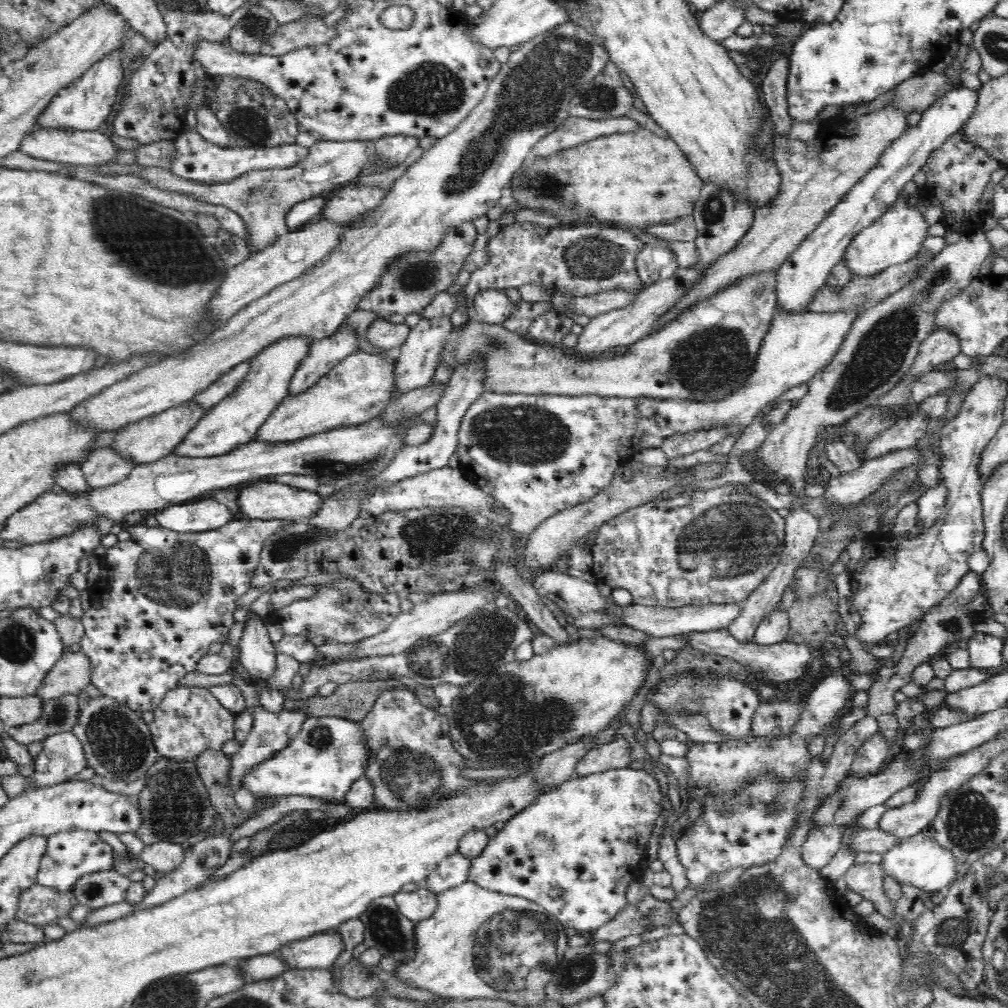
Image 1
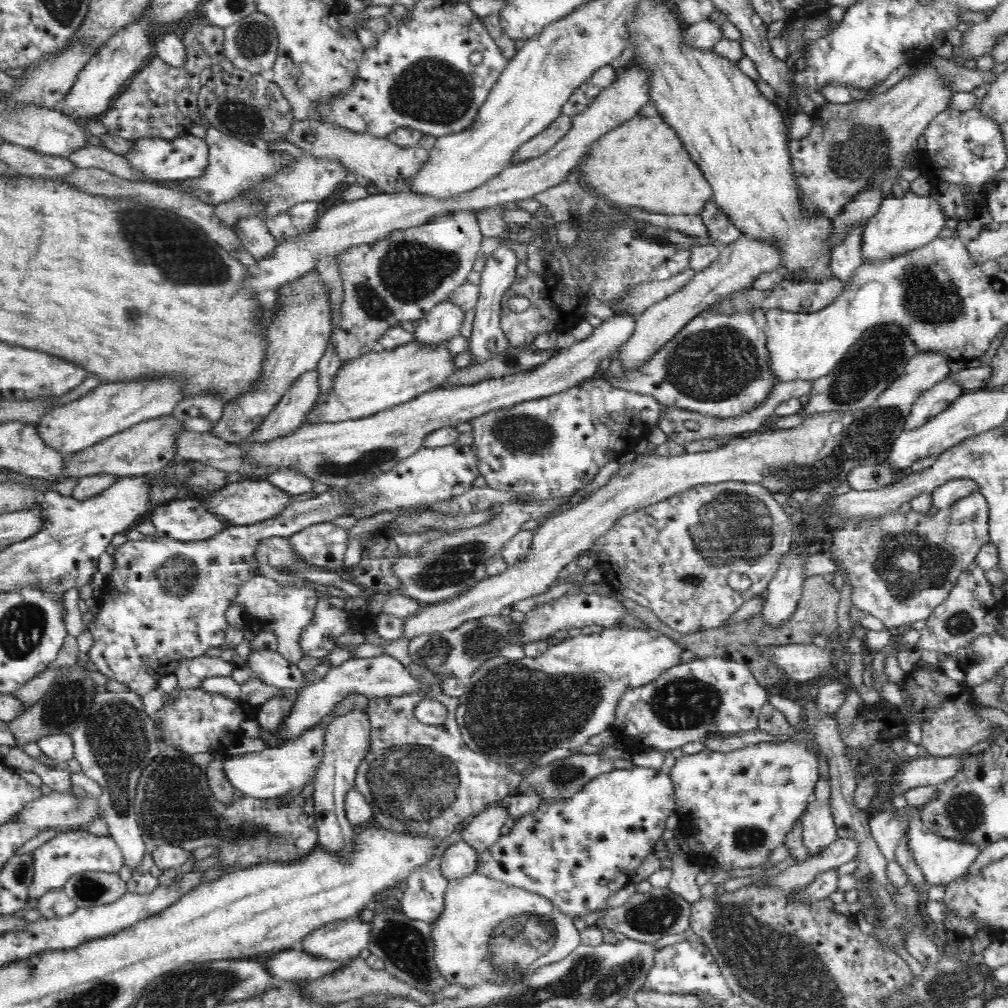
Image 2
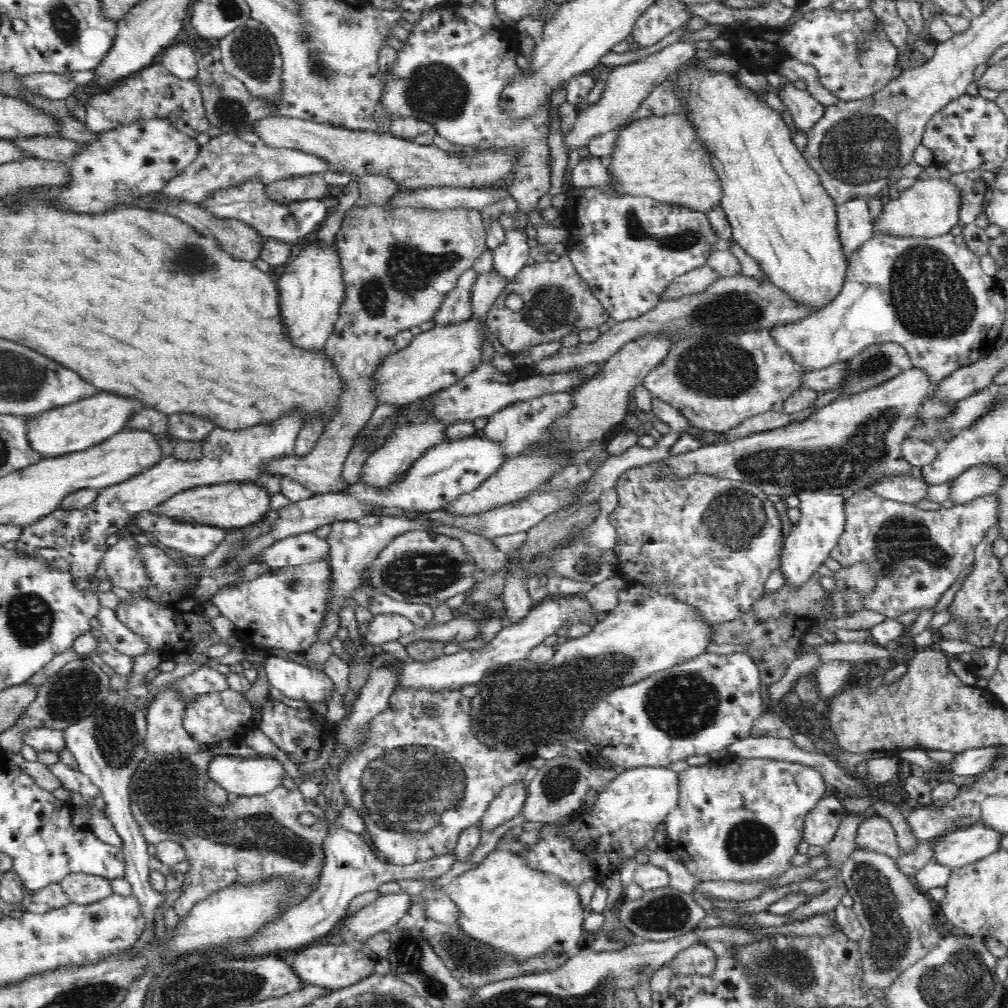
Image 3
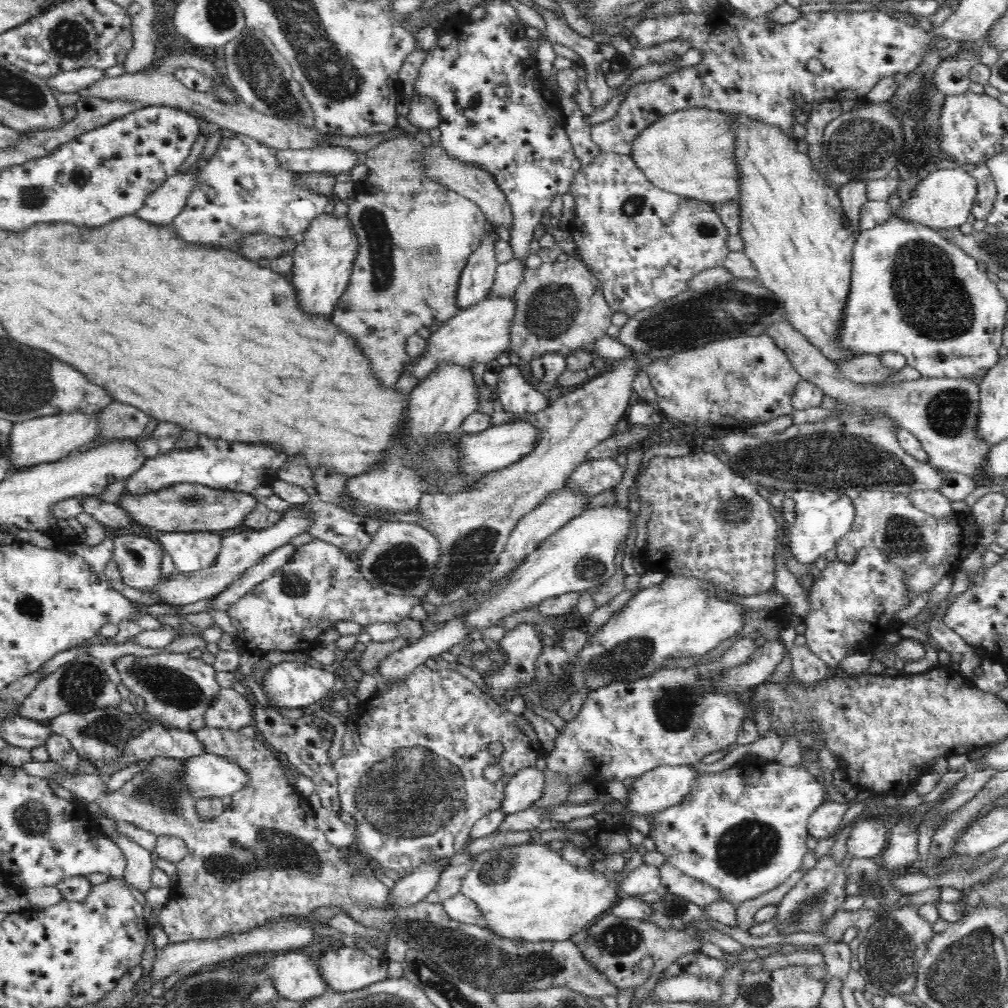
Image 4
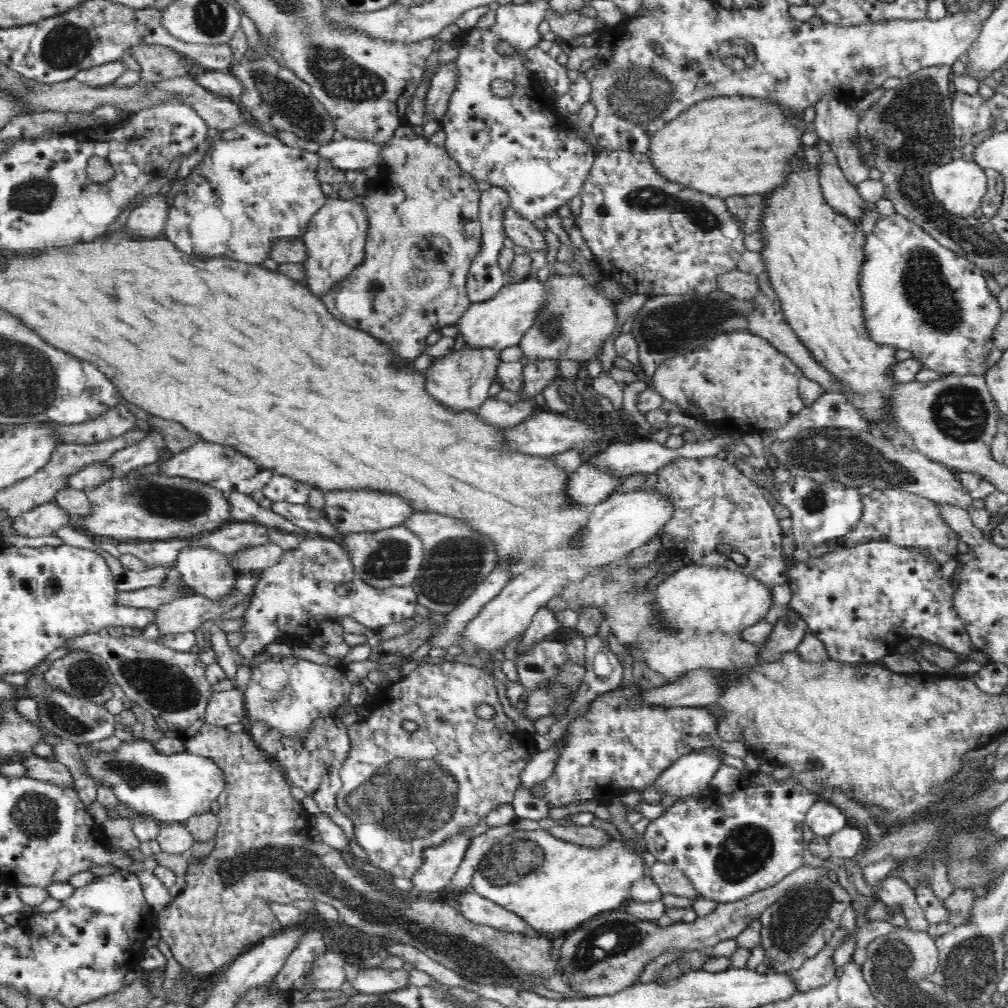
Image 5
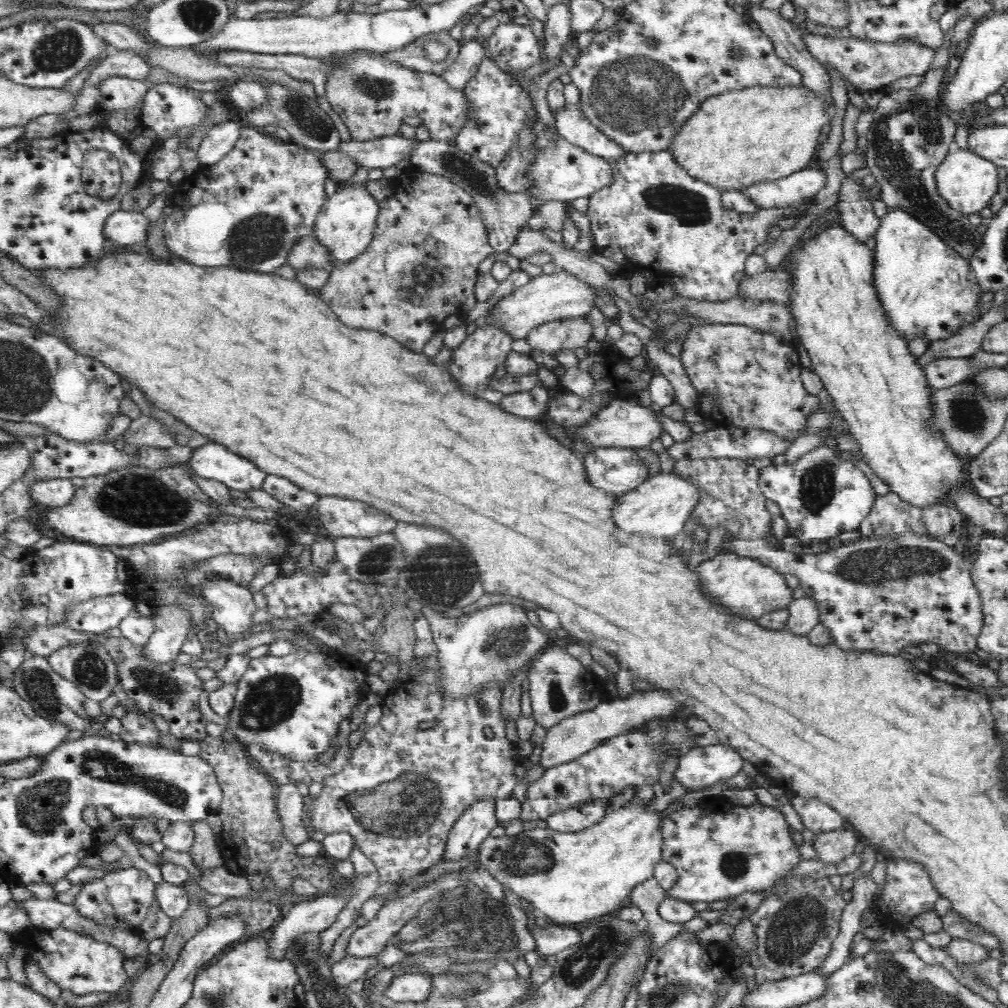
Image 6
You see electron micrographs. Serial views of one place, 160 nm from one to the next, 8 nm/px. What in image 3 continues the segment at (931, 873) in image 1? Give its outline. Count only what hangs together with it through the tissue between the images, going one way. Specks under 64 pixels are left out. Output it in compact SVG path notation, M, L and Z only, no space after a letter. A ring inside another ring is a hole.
M982 823L950 833L935 845L934 862L954 868L978 862L1001 850L1003 836L1002 832Z

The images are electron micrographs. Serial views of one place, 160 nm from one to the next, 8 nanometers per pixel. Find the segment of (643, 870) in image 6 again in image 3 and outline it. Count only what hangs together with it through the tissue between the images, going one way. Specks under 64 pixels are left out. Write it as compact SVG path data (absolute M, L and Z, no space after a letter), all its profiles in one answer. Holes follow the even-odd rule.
M492 851L476 868L452 879L442 890L461 910L460 921L456 924L466 934L514 953L518 959L547 950L572 954L582 947L586 912L578 887L560 875L531 867L521 853Z

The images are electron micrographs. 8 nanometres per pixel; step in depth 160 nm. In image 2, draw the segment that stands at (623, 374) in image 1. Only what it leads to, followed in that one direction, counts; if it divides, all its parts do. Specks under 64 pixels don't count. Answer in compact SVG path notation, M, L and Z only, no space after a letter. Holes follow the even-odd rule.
M757 309L752 313L733 316L702 312L662 351L655 354L647 366L621 379L615 379L611 374L605 379L615 387L654 397L663 407L677 406L719 420L737 418L758 408L770 396L774 386L783 382L773 370L773 360L767 345L767 318L764 311Z

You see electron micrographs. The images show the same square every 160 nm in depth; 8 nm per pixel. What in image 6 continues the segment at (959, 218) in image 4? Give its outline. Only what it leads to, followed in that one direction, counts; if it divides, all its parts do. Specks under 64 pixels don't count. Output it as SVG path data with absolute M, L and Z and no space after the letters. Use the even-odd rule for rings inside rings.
M953 148L946 153L944 160L935 168L935 179L940 195L950 206L965 215L979 213L990 204L990 200L1000 188L999 166L968 149Z

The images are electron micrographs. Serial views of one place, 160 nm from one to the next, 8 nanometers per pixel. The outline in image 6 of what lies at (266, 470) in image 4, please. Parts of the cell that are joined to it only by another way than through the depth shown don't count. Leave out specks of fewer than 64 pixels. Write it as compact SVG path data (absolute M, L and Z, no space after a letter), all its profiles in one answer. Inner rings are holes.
M213 441L193 450L187 462L196 473L241 491L262 488L267 475L250 459L230 452L222 444Z

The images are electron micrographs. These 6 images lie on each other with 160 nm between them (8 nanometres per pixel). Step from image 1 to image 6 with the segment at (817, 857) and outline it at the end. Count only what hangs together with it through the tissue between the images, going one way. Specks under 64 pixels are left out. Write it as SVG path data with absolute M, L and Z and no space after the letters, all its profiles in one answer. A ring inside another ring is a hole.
M792 795L790 804L800 816L804 827L816 834L822 831L843 829L846 826L840 814L818 798L800 798Z

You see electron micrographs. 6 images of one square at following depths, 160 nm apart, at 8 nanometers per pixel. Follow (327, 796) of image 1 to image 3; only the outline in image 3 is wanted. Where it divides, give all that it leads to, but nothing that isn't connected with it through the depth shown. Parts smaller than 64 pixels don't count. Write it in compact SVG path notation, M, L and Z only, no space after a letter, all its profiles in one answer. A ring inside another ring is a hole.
M213 755L205 768L207 779L226 791L231 798L244 796L260 796L270 790L282 786L280 780L286 776L282 764L274 758L242 758L240 756Z

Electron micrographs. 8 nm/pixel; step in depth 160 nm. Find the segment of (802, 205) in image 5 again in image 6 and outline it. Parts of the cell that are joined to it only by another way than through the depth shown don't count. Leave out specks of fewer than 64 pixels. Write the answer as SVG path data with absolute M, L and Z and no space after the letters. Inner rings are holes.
M832 226L828 230L822 230L816 238L812 238L808 244L804 244L804 248L792 258L792 264L786 271L790 271L794 275L794 290L793 302L789 308L794 321L796 323L796 338L799 344L804 346L810 355L812 361L811 368L815 374L822 380L823 385L829 392L829 396L833 398L835 408L840 412L844 420L844 425L848 428L848 432L852 438L856 440L860 446L860 452L864 456L865 462L872 468L874 474L884 480L892 493L897 494L899 500L909 504L910 506L917 506L917 508L932 508L932 506L942 504L946 500L950 500L952 490L958 488L969 488L967 478L967 461L960 458L958 453L947 444L945 440L945 432L937 430L936 428L936 411L934 411L934 403L932 403L932 390L929 379L927 378L925 368L921 366L918 356L914 356L908 348L909 340L905 338L897 330L891 326L891 319L882 303L881 296L876 290L876 279L874 279L874 254L871 248L865 244L858 242L854 236L851 235L842 226Z

